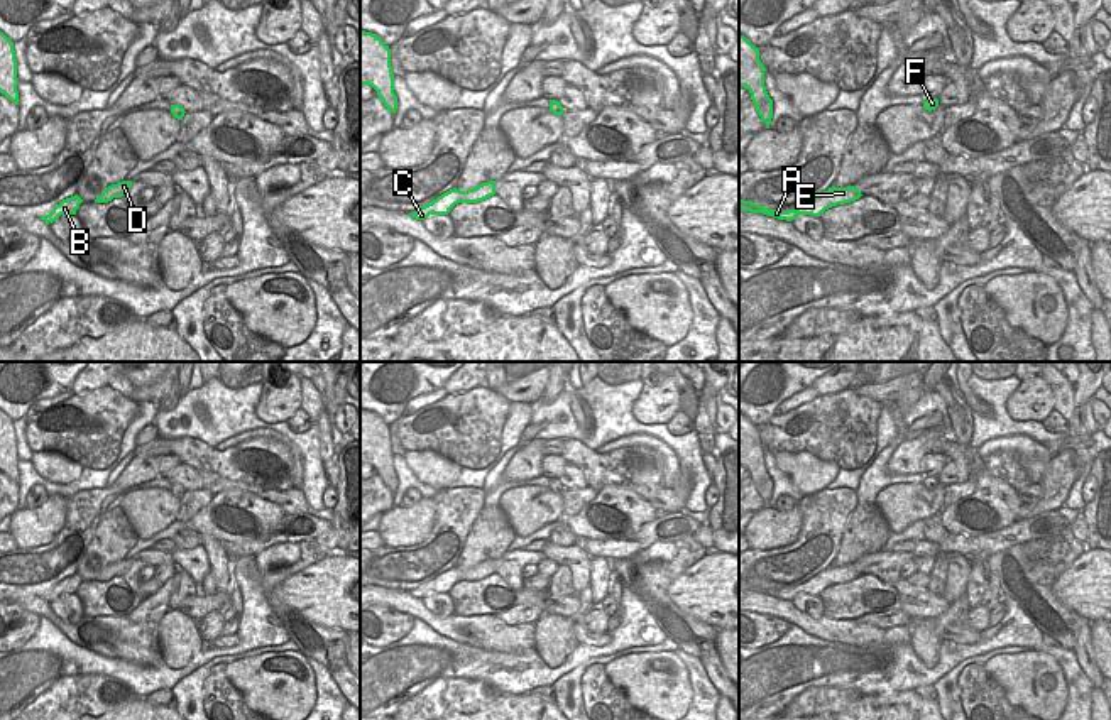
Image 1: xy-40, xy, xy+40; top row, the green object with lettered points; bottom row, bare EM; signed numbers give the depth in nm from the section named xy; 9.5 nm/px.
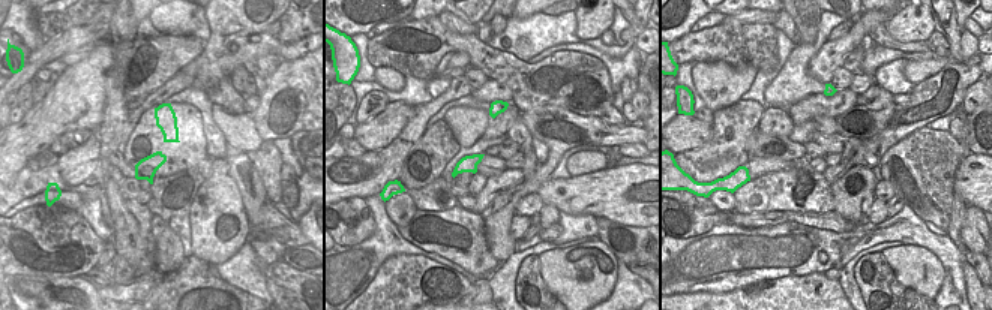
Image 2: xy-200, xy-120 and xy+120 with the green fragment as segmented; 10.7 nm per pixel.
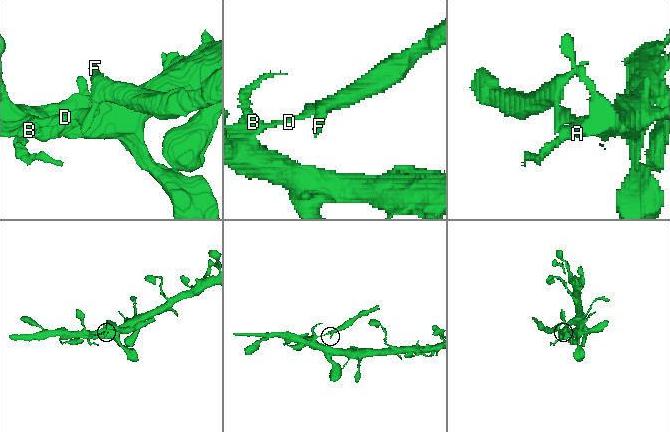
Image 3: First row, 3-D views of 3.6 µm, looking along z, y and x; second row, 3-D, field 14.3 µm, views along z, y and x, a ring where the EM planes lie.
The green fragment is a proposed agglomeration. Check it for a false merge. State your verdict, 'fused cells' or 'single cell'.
fused cells

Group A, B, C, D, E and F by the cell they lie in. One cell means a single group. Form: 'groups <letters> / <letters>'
groups A B C E / D F

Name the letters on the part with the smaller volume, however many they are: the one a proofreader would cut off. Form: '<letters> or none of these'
D, F

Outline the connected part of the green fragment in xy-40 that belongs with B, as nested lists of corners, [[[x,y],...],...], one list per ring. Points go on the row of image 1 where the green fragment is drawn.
[[[74,194],[71,198],[63,199],[59,205],[52,208],[49,215],[41,216],[39,220],[44,220],[49,225],[56,221],[61,215],[76,215],[76,210],[81,203],[83,199],[78,194]]]

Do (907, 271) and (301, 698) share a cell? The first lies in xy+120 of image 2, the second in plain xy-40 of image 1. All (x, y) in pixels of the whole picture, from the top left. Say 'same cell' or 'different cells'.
same cell

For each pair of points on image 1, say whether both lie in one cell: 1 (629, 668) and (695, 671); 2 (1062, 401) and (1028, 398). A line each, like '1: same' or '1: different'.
1: different
2: different

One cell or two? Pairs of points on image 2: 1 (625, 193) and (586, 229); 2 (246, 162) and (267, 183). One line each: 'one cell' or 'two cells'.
1: two cells
2: two cells

